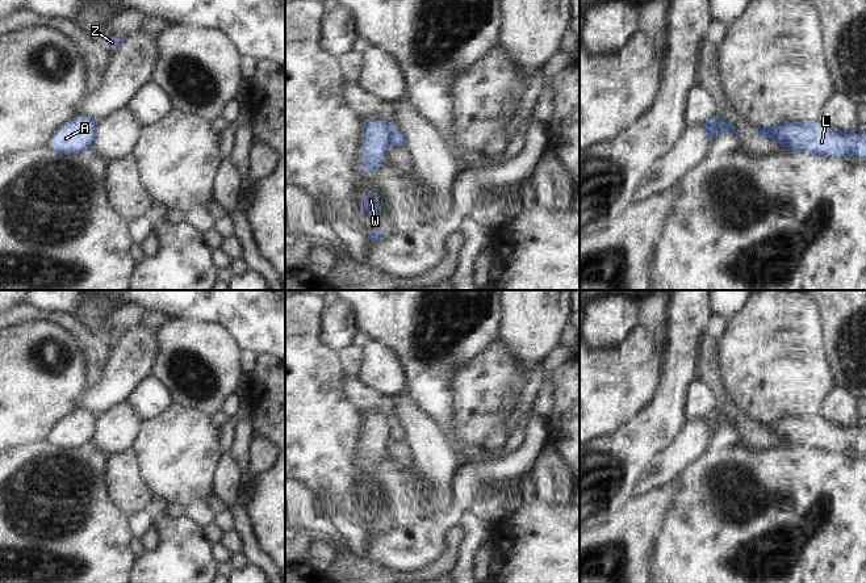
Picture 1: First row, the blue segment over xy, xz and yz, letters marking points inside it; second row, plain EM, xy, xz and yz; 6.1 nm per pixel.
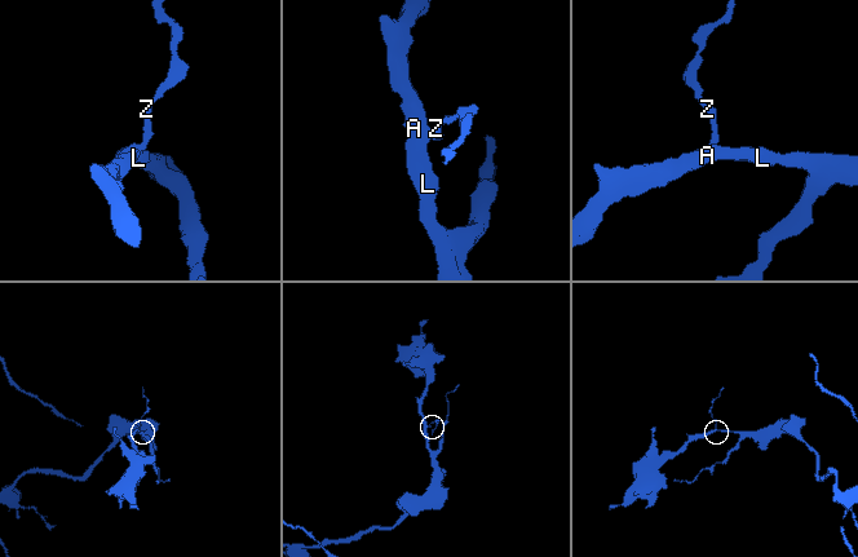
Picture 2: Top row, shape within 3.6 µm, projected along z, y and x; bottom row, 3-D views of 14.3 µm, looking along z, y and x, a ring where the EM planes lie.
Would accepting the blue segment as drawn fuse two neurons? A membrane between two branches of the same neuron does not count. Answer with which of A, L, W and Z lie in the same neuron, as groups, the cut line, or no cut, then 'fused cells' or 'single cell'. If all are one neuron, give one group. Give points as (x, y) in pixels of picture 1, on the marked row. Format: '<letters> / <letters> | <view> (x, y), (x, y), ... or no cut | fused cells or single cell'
A L W / Z | xz (390, 124), (390, 138), (388, 142) | fused cells

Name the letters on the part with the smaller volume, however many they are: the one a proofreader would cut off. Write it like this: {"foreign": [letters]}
{"foreign": ["Z"]}

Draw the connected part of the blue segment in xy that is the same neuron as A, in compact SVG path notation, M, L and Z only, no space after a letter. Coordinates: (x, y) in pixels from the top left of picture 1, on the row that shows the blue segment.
M75 117L53 135L47 146L63 155L79 155L89 150L97 138L99 123L91 117Z

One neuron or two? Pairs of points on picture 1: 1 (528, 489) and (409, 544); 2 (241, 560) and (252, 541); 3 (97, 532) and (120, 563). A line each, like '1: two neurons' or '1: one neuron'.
1: two neurons
2: two neurons
3: one neuron

